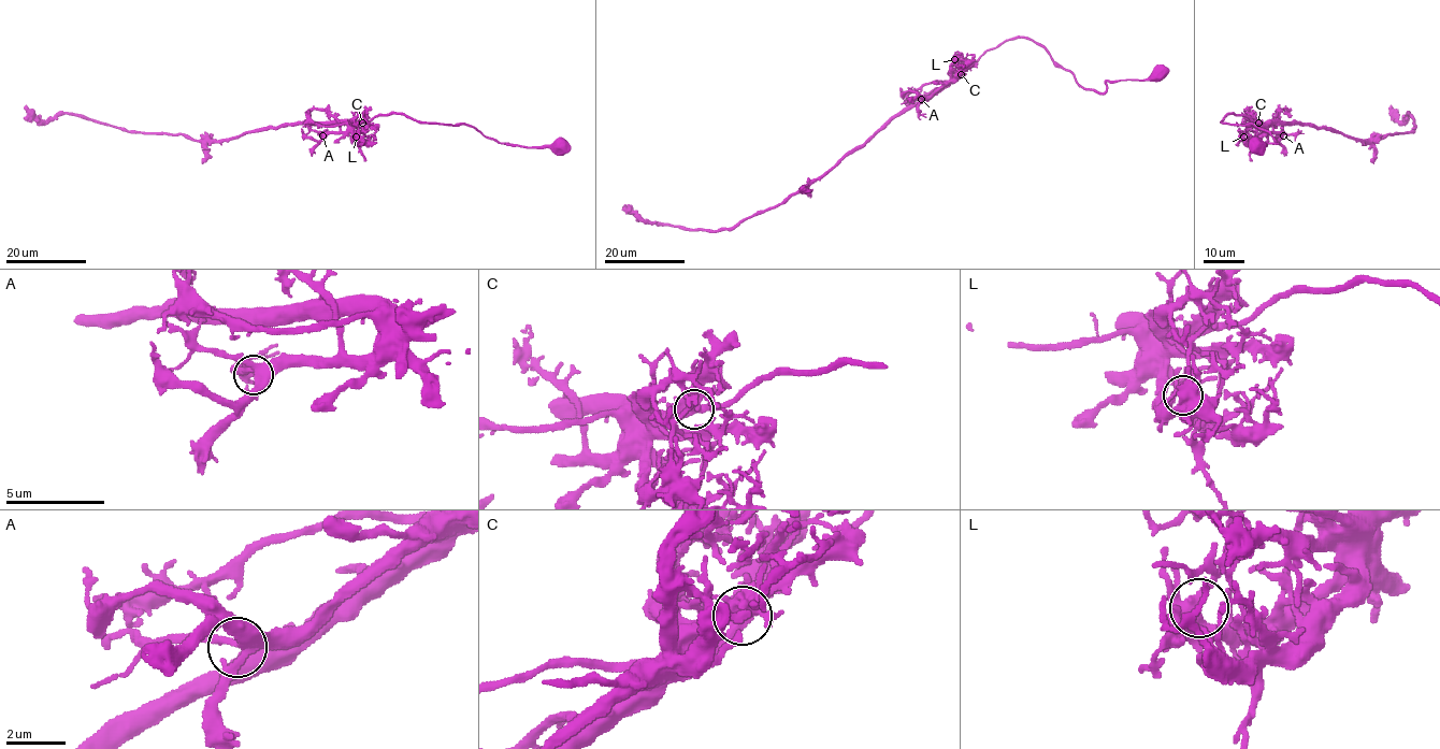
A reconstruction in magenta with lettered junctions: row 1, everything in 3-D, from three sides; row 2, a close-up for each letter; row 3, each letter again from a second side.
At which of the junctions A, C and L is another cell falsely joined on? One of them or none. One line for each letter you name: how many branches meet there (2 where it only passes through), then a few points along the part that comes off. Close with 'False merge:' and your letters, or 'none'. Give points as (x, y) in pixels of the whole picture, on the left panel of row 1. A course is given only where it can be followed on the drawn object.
False merge: none

